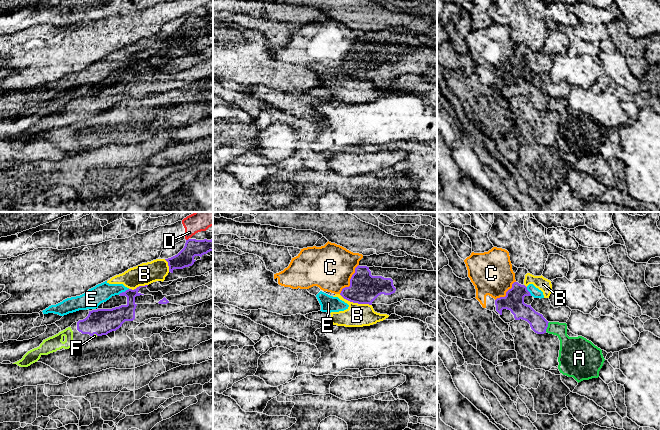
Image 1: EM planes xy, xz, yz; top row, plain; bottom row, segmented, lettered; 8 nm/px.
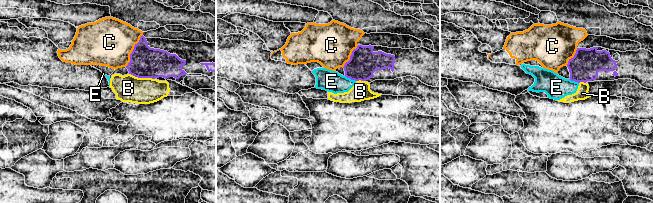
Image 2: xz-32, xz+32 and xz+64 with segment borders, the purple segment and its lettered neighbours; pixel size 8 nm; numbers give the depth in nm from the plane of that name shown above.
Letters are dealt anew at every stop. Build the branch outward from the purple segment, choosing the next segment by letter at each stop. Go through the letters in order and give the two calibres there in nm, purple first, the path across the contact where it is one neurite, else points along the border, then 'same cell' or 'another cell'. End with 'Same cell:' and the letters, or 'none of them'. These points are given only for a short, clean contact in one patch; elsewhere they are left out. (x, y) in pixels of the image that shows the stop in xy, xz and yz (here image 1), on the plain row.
A: 140/180 nm | along yz (549, 98), (545, 107) | another cell
B: 240/190 nm | another cell
C: 240/360 nm | another cell
D: 140/100 nm | along xy (188, 14), (186, 16) | another cell
E: 180/150 nm | along xy (128, 64), (118, 70) | another cell
F: 200/30 nm | across xy (101, 98), (94, 109), (94, 112) | same cell
Same cell: F

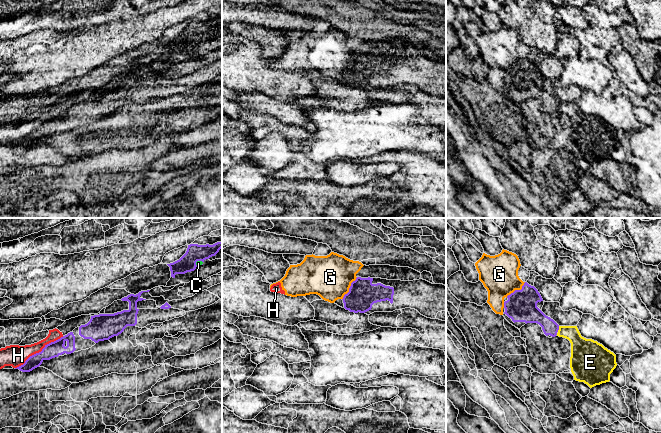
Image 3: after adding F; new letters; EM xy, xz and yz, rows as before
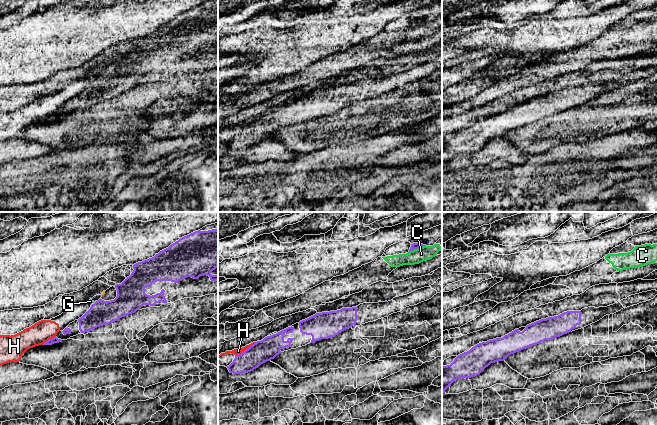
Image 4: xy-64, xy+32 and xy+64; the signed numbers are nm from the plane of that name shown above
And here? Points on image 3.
C: 140/40 nm | along xy (195, 38), (201, 37), (202, 40) | another cell
E: 140/190 nm | another cell
G: 220/340 nm | another cell
H: 120/180 nm | along xy (63, 112), (49, 118), (40, 127), (32, 130), (15, 144) | another cell
Same cell: none of them

